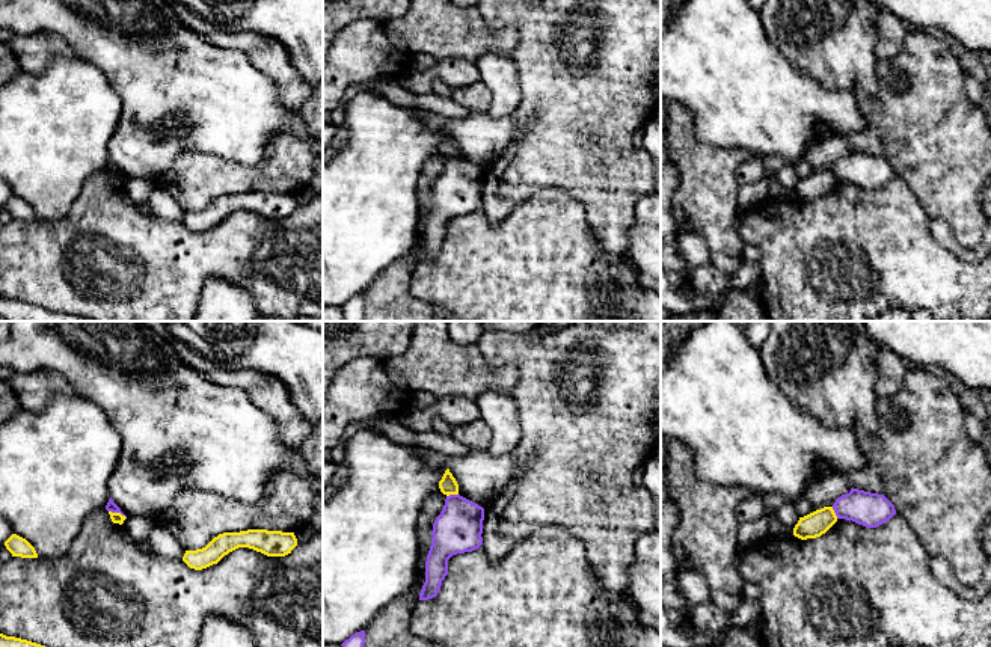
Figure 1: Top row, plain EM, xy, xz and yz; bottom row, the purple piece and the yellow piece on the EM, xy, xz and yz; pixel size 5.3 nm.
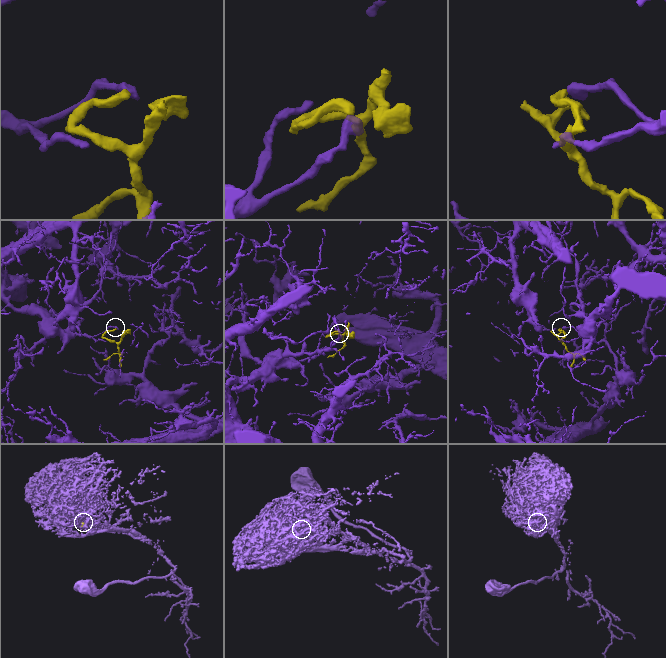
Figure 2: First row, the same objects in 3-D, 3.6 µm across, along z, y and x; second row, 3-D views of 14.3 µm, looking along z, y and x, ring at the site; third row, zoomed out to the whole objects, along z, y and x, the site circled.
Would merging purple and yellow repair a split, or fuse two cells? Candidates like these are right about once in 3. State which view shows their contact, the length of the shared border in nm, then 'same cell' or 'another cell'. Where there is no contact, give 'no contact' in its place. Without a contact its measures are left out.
meets purple in xy; contact 100 nm long; another cell

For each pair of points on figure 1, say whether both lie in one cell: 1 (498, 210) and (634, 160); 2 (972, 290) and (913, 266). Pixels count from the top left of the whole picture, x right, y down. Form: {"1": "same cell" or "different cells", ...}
{"1": "same cell", "2": "same cell"}

